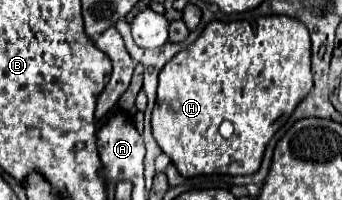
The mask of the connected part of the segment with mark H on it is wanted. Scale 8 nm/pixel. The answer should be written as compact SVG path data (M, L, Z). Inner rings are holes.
M289 16L212 21L189 48L173 56L161 70L151 120L153 138L185 178L207 174L249 176L259 170L267 142L311 90L311 40L305 24Z

